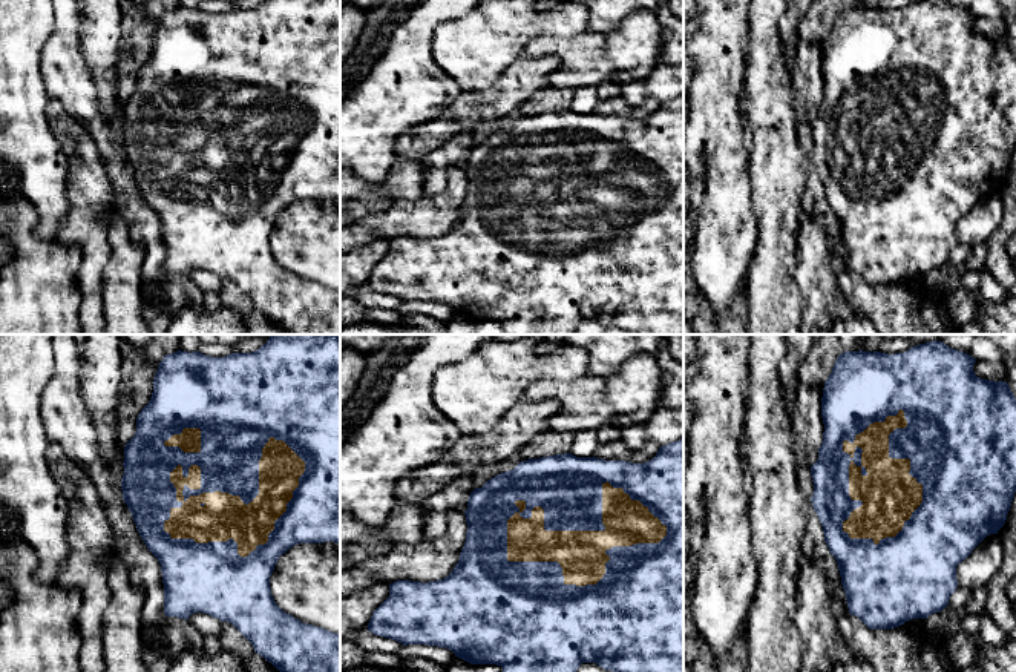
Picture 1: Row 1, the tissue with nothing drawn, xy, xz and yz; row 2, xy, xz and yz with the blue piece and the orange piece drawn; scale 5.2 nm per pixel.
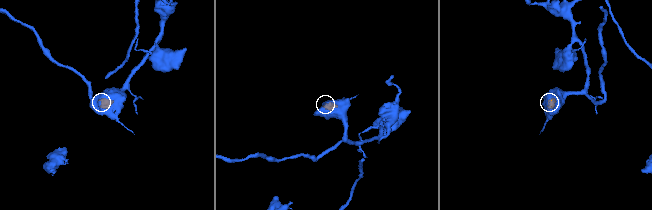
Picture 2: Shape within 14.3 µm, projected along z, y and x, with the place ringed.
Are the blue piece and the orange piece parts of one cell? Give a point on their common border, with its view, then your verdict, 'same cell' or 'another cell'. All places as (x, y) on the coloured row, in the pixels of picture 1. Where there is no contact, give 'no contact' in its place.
contact xy (252, 551); same cell

